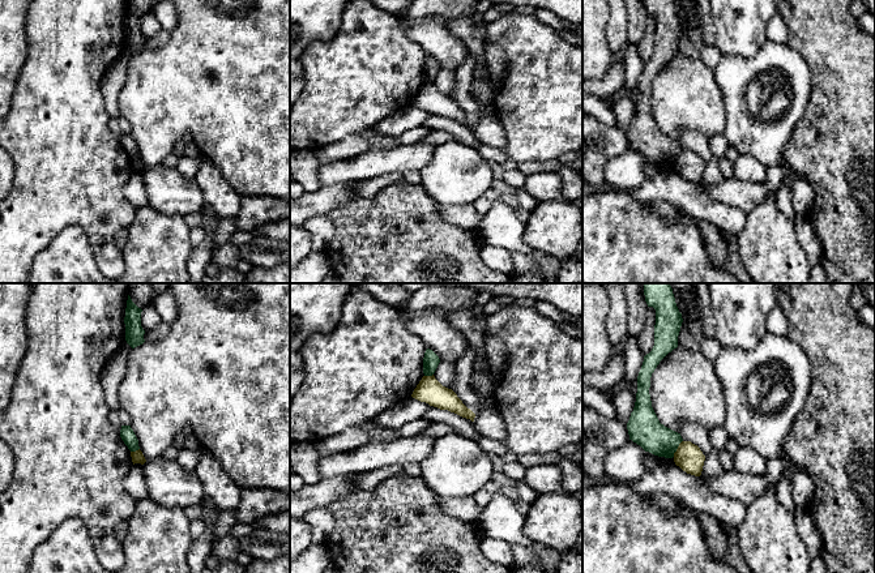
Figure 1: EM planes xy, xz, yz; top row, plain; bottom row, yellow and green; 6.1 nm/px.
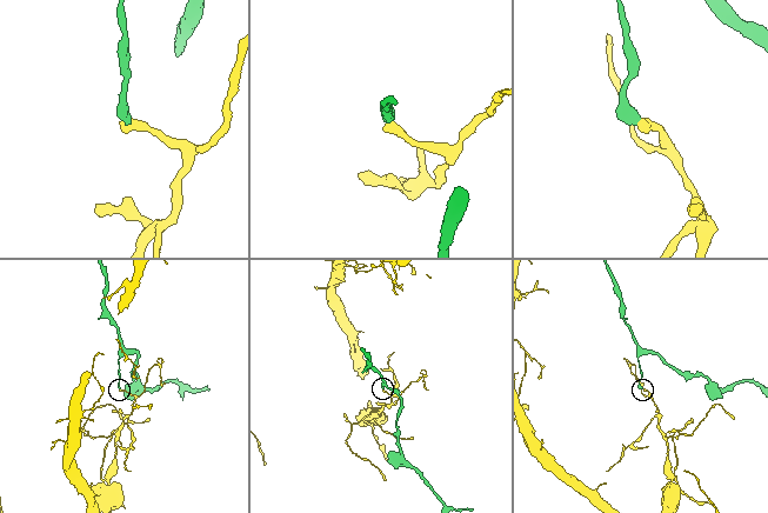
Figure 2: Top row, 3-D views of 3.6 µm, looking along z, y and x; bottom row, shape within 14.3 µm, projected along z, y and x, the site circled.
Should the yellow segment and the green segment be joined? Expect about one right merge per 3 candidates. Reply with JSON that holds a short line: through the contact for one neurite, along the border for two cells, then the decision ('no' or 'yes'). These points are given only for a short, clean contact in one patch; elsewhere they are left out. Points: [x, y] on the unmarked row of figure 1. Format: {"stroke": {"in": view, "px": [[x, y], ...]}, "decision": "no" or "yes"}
{"stroke": {"in": "yz", "px": [[682, 148], [673, 163]]}, "decision": "no"}

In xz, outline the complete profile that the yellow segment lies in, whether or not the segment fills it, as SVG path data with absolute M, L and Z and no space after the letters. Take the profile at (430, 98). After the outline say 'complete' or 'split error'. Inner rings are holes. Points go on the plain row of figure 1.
M434 82L423 84L411 104L474 129L475 121L462 111L452 97L443 94Z; complete

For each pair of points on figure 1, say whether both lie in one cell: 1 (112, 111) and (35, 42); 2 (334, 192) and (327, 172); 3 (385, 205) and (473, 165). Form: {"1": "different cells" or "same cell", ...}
{"1": "different cells", "2": "different cells", "3": "different cells"}

